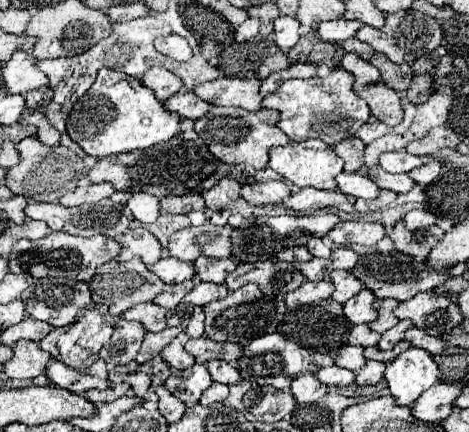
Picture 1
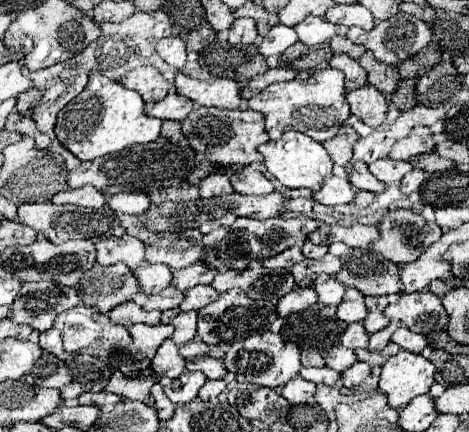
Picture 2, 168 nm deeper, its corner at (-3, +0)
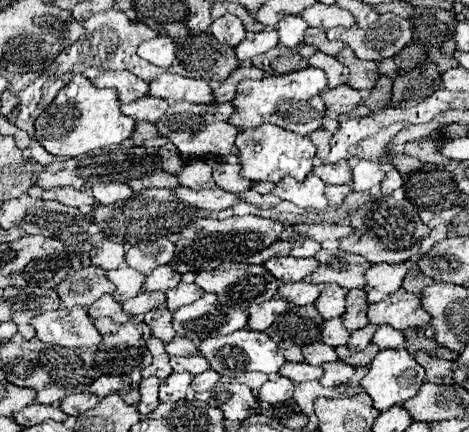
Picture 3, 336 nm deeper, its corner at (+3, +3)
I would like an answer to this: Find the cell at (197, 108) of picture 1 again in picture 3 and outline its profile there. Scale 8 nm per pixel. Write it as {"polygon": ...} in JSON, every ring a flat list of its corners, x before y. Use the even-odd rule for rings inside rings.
{"polygon":[[143,96,139,100,133,100,129,104,121,104,121,114,129,116,133,120,143,120,143,122,157,122,165,110,169,108,167,100,159,100,159,98,151,98,151,96]]}

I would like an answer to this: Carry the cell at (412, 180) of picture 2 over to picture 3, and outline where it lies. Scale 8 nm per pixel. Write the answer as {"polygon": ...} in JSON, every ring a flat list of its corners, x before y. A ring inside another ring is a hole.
{"polygon":[[389,170,389,172,385,174,385,178,381,180,379,186,381,186,383,196,389,196,393,190,397,190,397,188,403,186,403,178,401,178,401,174,397,174,395,170]]}

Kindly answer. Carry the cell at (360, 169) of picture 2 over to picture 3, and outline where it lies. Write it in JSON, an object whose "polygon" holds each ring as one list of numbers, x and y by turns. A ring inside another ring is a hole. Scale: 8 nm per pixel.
{"polygon":[[341,160,341,162,335,162,335,164,321,164,317,166,317,170,313,168,313,174,321,176,321,180,325,184,349,184,349,164,347,160]]}

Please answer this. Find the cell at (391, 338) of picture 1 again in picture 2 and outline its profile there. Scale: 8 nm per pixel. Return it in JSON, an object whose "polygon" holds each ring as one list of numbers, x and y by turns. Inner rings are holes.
{"polygon":[[391,321,389,327,385,327,385,329,377,331,377,333,373,333,371,339,369,339,369,347,367,347,367,349,369,349,369,351,381,351,381,349,391,341,391,335,393,335,399,327,401,327,399,321]]}

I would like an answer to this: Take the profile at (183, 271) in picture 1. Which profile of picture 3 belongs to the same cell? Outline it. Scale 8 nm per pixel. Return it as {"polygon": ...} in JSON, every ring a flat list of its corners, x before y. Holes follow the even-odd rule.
{"polygon":[[123,266,123,268,117,268,117,270,109,270,105,274,113,284,115,284,115,294,113,298,121,304,133,296,137,296,141,292,141,284,145,282,145,274,129,268,129,266]]}

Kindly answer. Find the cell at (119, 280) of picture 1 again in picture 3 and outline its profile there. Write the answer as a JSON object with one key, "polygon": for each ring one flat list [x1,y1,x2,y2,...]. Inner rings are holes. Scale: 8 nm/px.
{"polygon":[[83,268,69,272,55,290,65,308,89,308,103,294,113,294,113,284,105,280,105,272,101,272,101,268]]}

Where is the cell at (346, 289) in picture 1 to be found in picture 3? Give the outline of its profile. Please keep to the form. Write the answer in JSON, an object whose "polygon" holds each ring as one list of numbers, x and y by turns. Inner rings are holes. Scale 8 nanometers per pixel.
{"polygon":[[297,282,297,284,283,284,277,290,277,296,281,296,287,302,293,302,295,306,307,306,317,300,319,288,309,282]]}

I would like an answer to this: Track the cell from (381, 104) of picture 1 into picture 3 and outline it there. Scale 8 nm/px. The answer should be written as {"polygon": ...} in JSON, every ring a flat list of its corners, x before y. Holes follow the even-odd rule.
{"polygon":[[343,84,337,88,323,90,321,100,325,102,327,110,331,110,335,114,345,114,345,112,353,112,363,102,363,96,359,90]]}

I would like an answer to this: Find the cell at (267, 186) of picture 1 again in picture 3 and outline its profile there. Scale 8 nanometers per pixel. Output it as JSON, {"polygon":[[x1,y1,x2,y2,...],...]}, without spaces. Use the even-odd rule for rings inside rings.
{"polygon":[[209,160,211,168,213,168,213,180,219,188,233,192,233,194,241,194,245,190,249,190,251,182,239,176,239,164,227,164,227,162,217,162,217,160]]}

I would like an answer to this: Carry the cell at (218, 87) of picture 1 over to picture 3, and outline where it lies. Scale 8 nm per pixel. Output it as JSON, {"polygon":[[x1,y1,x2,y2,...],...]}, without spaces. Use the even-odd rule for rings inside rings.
{"polygon":[[161,74,149,82,147,96,153,98,163,98,169,102,177,100,187,100,191,104,205,104,213,100,211,84,207,80,195,80,195,78,185,78,179,74]]}

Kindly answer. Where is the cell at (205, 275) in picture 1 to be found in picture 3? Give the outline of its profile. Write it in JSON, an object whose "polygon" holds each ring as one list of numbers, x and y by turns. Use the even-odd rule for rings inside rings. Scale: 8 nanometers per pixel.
{"polygon":[[157,266,143,282,143,290,145,292,153,292,153,290,169,290,173,286,177,286,181,282,181,274,173,272,169,266]]}

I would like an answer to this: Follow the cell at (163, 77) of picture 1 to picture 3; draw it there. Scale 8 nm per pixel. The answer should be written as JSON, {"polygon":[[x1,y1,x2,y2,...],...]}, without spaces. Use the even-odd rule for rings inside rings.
{"polygon":[[129,70,101,72,93,80,93,86,97,86,97,88,115,88,117,90,117,98,121,102,125,102,125,104,143,98,145,96,145,88,149,88,147,82,143,82,141,78,137,78]]}

